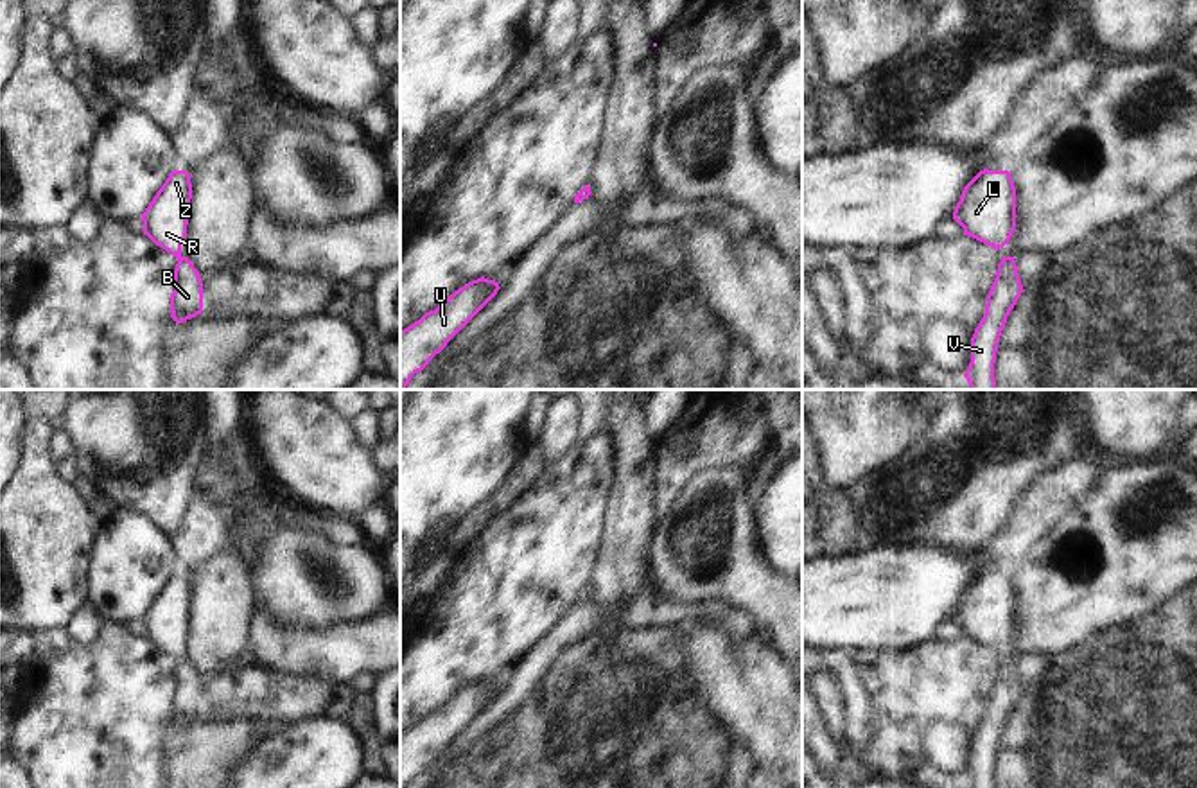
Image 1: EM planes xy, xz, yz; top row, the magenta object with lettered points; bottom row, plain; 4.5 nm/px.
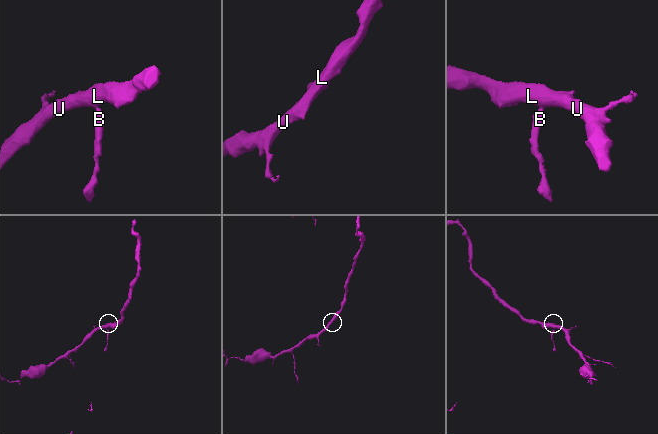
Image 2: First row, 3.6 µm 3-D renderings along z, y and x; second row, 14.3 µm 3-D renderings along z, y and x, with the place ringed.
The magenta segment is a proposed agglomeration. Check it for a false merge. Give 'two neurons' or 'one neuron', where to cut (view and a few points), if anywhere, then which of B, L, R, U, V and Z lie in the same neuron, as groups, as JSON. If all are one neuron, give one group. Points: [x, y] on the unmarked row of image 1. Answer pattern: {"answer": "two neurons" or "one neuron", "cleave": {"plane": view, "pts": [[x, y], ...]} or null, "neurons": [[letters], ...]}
{"answer": "one neuron", "cleave": null, "neurons": [["B", "L", "R", "U", "V", "Z"]]}

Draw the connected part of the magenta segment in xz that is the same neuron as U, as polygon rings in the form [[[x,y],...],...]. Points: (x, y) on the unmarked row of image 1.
[[[485,679],[472,682],[400,732],[400,788],[407,788],[411,779],[422,774],[499,691],[495,682]]]

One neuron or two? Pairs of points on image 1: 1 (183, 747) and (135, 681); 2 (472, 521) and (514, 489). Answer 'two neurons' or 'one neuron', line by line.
1: two neurons
2: one neuron

